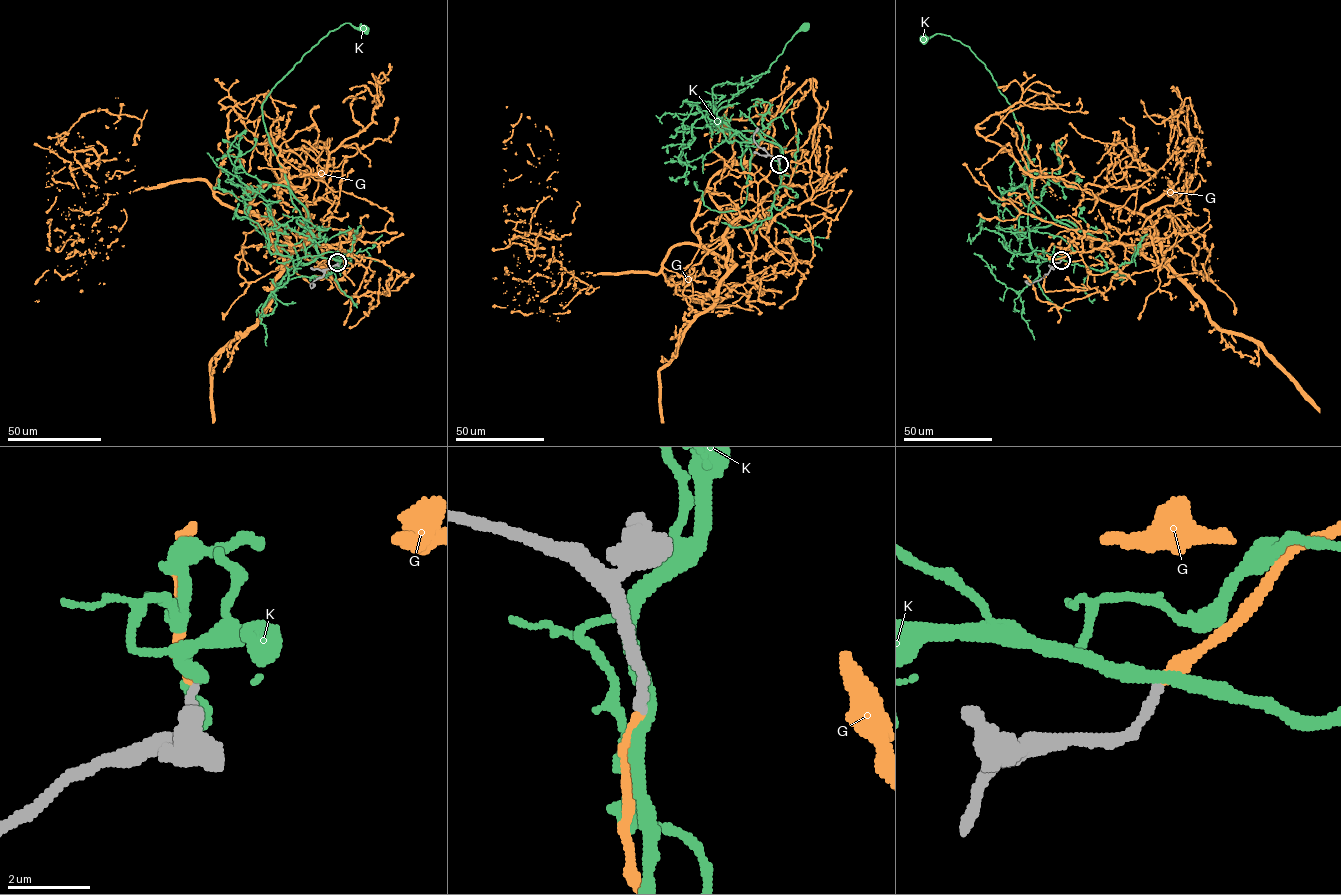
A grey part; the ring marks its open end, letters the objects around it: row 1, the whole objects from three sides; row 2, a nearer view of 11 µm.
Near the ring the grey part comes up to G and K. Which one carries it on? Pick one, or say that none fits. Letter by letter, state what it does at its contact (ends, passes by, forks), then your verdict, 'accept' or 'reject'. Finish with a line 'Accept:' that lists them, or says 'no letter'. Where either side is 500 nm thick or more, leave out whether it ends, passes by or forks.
G: it ends; accept
K: it passes by; reject
Accept: G

